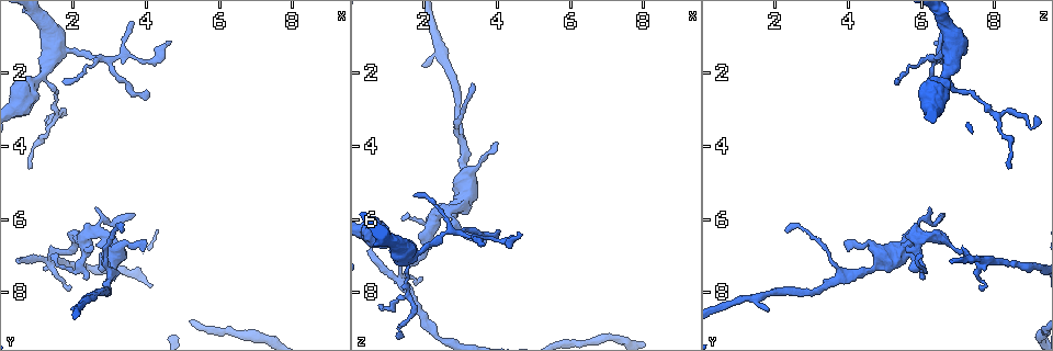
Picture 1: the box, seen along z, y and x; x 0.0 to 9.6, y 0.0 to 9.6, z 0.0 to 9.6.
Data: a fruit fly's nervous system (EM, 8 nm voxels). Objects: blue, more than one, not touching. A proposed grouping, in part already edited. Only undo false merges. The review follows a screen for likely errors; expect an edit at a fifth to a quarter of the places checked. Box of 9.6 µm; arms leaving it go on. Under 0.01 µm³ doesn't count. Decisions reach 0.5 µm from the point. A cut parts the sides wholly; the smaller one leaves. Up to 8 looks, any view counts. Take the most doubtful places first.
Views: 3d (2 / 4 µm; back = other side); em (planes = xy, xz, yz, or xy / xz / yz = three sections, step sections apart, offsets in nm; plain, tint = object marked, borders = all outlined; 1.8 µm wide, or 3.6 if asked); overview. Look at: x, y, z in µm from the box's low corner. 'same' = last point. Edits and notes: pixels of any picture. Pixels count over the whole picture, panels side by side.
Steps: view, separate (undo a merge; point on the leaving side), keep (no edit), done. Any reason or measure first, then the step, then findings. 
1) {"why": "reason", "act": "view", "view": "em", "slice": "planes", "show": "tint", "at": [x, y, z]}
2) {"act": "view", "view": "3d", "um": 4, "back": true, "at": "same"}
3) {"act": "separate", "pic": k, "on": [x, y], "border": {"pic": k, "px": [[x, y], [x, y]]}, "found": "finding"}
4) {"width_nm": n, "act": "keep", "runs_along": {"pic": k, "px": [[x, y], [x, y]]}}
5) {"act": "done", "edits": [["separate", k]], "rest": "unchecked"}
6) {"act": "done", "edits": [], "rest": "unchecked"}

{"why": "thin neck", "act": "view", "view": "3d", "um": 4, "back": true, "at": [1.35, 7.20, 7.60]}

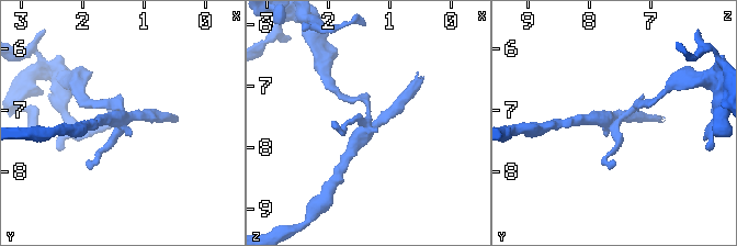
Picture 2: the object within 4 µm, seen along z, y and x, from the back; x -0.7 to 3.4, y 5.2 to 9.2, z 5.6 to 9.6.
{"act": "view", "view": "em", "slice": "planes", "show": "plain", "at": [1.30, 7.10, 7.65]}

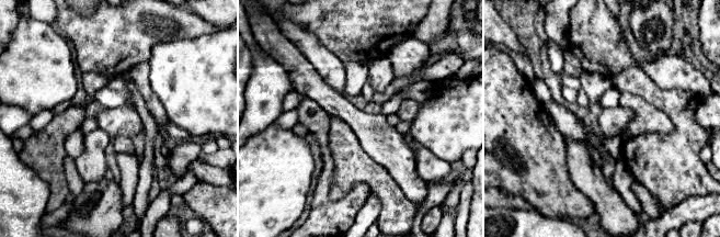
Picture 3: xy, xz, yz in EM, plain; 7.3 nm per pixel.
{"why": "with the object marked", "act": "view", "view": "em", "slice": "planes", "show": "tint", "at": "same"}

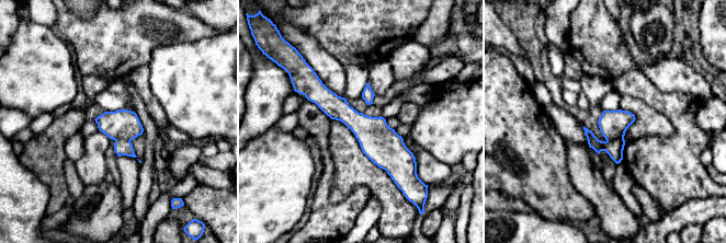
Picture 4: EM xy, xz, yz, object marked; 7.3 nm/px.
{"act": "separate", "pic": 4, "on": [613, 124], "part_leaving": {"pic": 4, "px": [[305, 88], [411, 163]]}, "found": "two neurons meet here"}

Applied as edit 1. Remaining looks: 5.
{"why": "see it whole again", "act": "view", "view": "overview"}

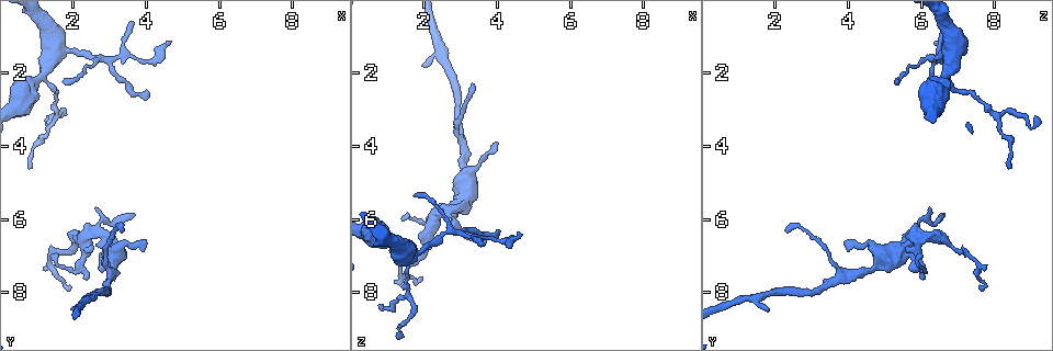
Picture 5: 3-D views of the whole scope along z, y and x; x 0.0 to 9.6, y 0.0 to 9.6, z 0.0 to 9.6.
{"act": "view", "view": "3d", "um": 2, "at": [1.55, 1.55, 6.85]}

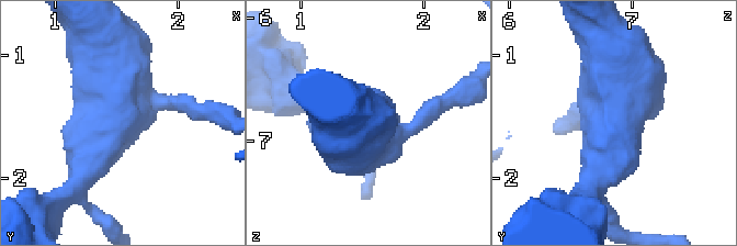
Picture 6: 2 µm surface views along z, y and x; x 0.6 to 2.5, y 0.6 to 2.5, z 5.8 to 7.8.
{"act": "view", "view": "em", "um": 3.6, "slice": "xy", "step": 4, "show": "tint", "at": [1.56, 1.52, 6.84]}

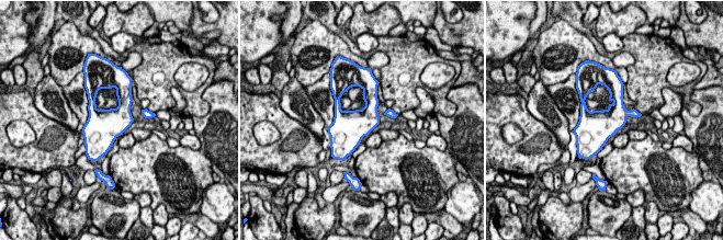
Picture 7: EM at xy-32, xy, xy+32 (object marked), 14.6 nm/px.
{"why": "another direction", "act": "view", "view": "em", "um": 3.6, "slice": "planes", "show": "tint", "at": "same"}

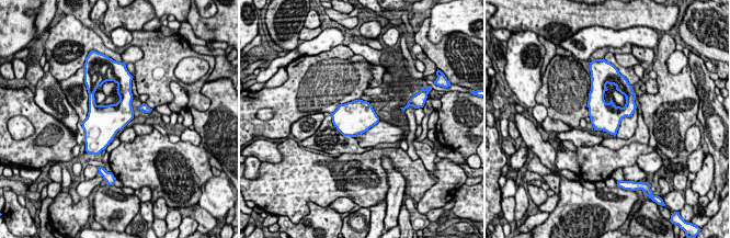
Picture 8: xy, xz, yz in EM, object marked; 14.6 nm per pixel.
{"act": "keep", "found": "one neuron here"}

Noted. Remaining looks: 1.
{"act": "done", "edits": [["separate", 4]], "rest": "unchecked"}

